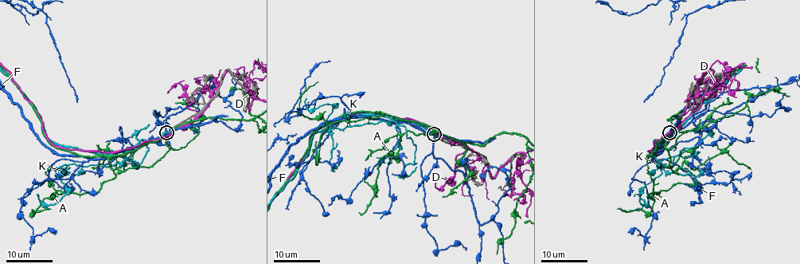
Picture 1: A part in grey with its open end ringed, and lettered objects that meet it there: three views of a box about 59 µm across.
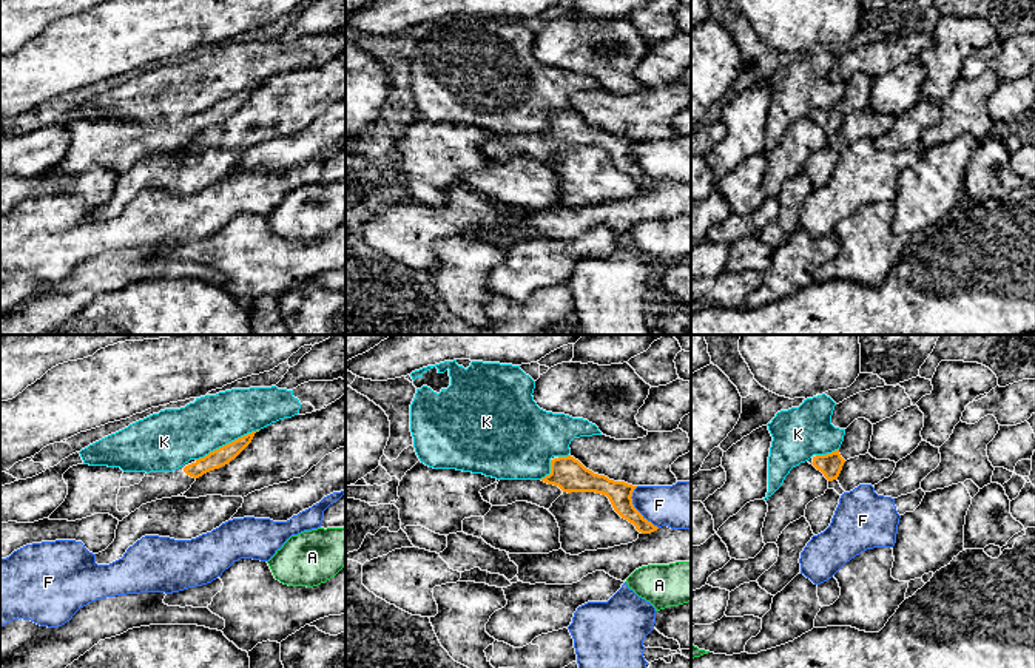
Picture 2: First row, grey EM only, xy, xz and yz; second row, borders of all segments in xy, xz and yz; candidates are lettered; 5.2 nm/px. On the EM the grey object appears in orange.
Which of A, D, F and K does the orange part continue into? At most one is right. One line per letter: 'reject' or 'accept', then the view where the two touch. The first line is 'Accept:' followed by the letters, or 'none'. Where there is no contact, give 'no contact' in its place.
Accept: none
A: reject | no contact
D: reject | no contact
F: reject | xz
K: reject | xy

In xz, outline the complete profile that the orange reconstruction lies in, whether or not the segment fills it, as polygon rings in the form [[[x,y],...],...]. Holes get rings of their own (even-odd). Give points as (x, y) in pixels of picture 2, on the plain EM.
[[[574,111],[551,114],[551,128],[541,134],[497,134],[480,145],[484,156],[492,160],[507,160],[515,156],[528,156],[549,164],[563,147],[595,147],[606,150],[614,165],[642,188],[651,188],[659,182],[648,176],[632,159],[632,147],[637,140],[614,136],[605,130],[586,123]]]

